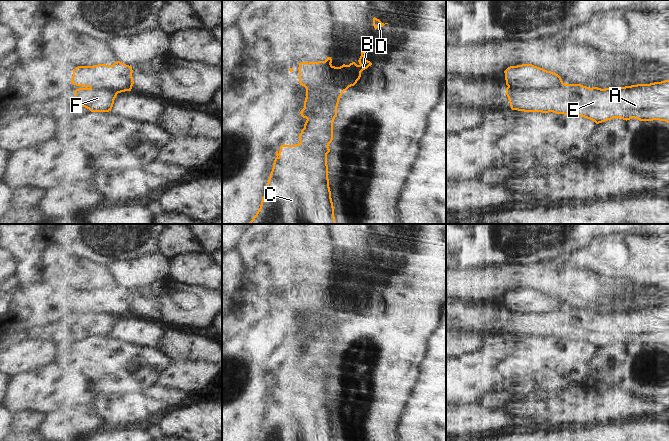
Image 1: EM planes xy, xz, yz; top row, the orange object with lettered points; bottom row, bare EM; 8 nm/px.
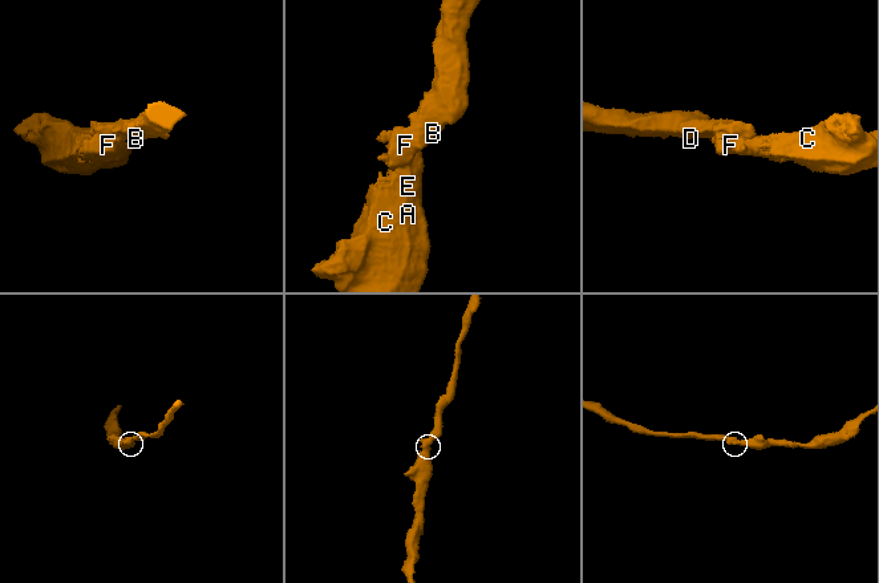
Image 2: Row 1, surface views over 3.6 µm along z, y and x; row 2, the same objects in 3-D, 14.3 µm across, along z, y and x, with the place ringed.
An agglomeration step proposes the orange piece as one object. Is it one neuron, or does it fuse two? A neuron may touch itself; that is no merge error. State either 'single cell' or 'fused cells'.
fused cells

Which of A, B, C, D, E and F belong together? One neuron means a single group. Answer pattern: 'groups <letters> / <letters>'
groups A C E F / B D

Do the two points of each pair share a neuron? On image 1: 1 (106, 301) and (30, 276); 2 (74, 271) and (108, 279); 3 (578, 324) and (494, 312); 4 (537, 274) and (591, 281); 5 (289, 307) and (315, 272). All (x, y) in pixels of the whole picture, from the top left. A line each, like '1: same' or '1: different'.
1: different
2: same
3: same
4: same
5: different

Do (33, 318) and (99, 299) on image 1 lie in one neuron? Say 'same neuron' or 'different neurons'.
same neuron

